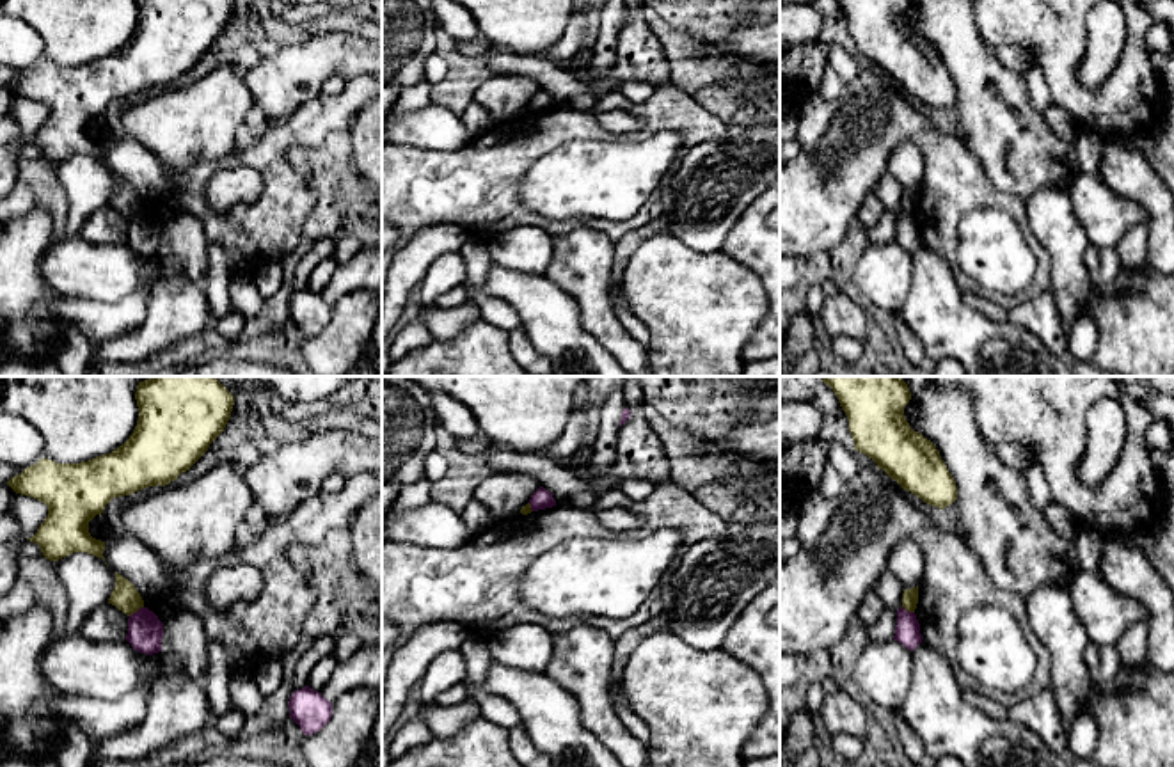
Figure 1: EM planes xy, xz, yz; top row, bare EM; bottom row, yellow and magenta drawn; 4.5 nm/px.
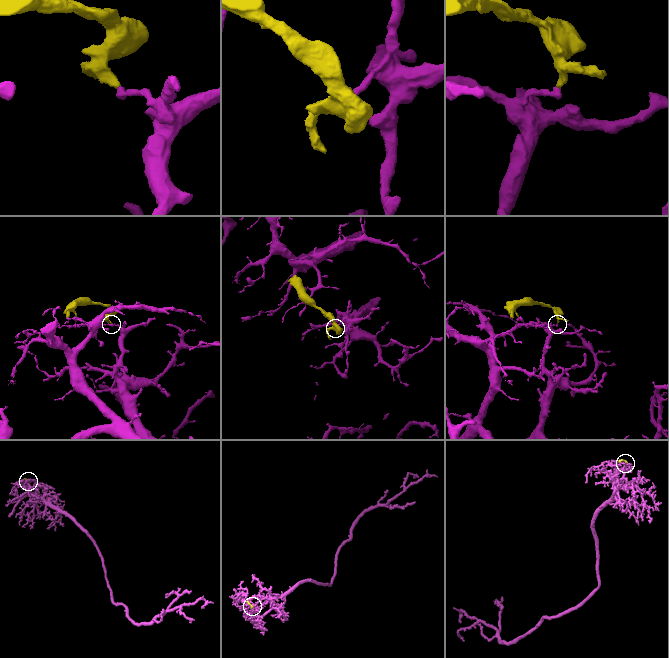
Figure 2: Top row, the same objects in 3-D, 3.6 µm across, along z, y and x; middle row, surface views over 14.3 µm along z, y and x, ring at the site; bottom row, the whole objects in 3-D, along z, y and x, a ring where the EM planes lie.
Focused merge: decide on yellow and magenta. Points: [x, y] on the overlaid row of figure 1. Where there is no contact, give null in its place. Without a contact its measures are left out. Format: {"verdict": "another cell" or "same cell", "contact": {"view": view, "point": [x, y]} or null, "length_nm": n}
{"verdict": "another cell", "contact": {"view": "xy", "point": [135, 611]}, "length_nm": 80}

